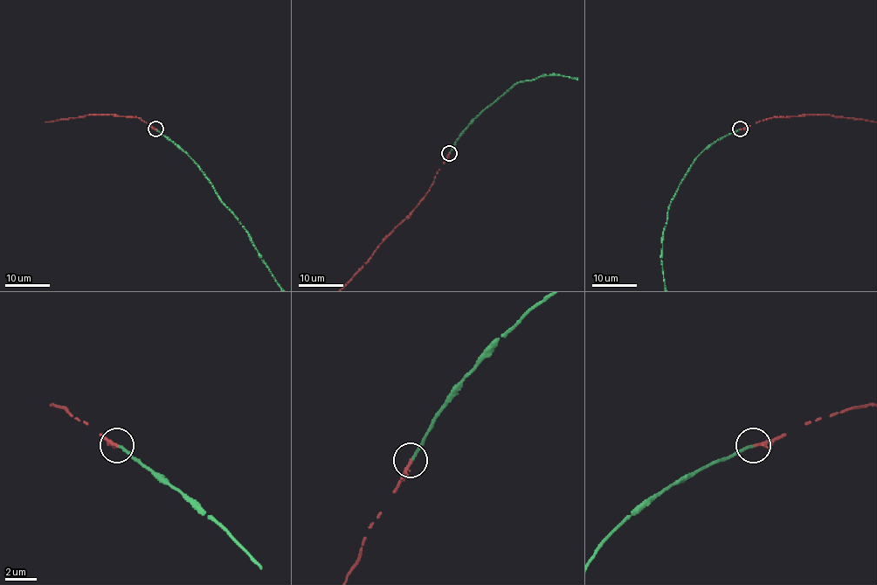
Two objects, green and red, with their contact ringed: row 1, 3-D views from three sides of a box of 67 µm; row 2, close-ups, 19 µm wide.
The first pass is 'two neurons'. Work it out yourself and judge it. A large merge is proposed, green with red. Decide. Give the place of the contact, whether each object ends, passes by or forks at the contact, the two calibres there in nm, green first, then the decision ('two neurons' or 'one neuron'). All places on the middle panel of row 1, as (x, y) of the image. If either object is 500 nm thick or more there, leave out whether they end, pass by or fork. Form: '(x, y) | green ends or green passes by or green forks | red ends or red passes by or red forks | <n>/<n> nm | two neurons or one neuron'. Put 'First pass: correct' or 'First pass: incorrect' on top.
First pass: incorrect
(449, 153) | green ends | red ends | 180/220 nm | one neuron

